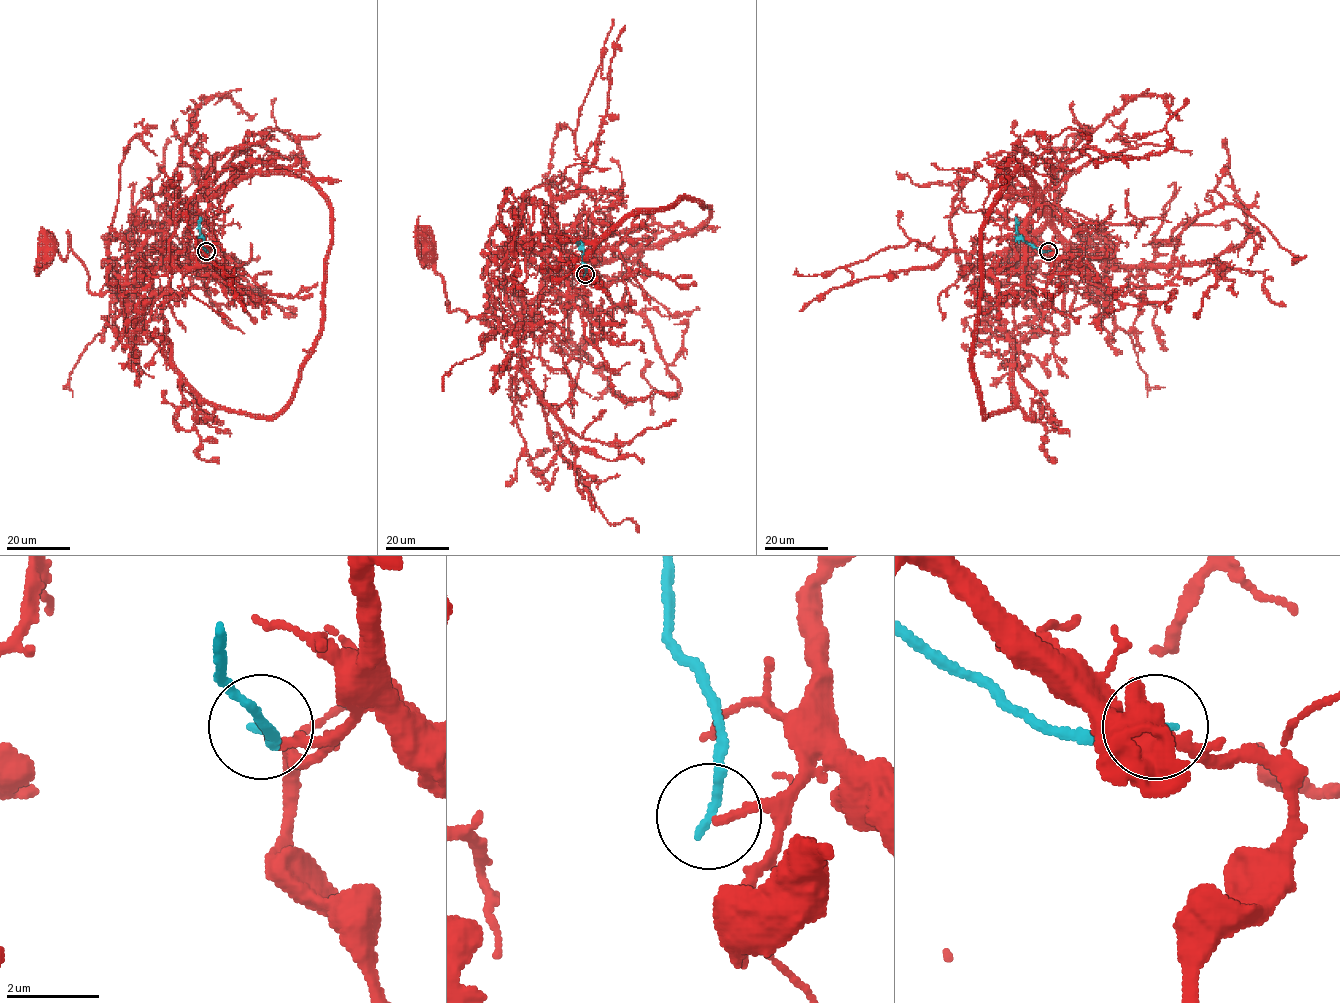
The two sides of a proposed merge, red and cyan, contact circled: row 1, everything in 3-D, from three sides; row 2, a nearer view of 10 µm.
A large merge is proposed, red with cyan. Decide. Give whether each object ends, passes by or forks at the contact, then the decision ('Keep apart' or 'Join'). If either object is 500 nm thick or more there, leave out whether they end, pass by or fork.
At the ring red ends. At the ring cyan ends. Keep apart

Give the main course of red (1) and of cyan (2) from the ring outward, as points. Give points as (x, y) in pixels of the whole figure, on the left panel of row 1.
1: (206, 251), (213, 233), (203, 200), (136, 260), (113, 291), (93, 294), (70, 247), (64, 260), (50, 245)
2: (205, 251), (199, 231), (201, 218)

